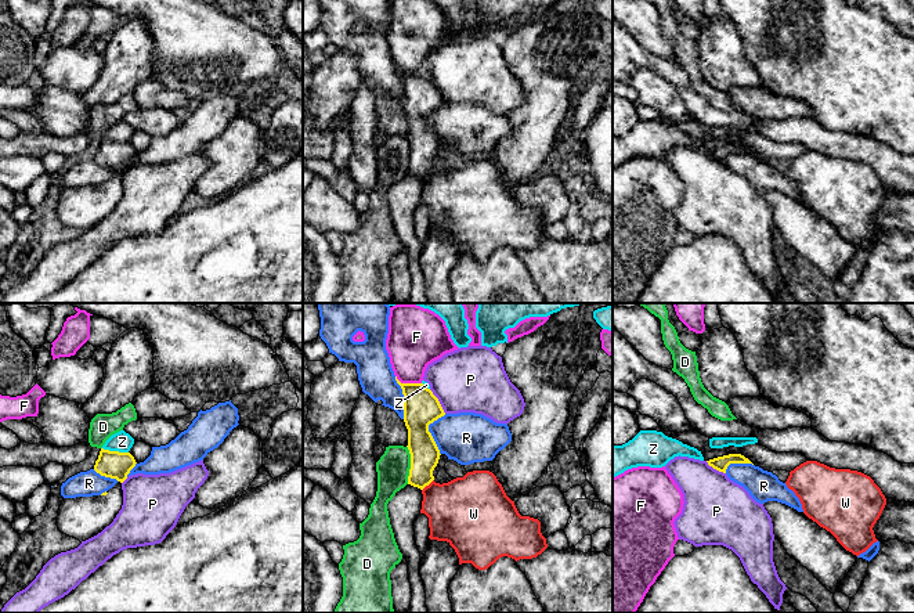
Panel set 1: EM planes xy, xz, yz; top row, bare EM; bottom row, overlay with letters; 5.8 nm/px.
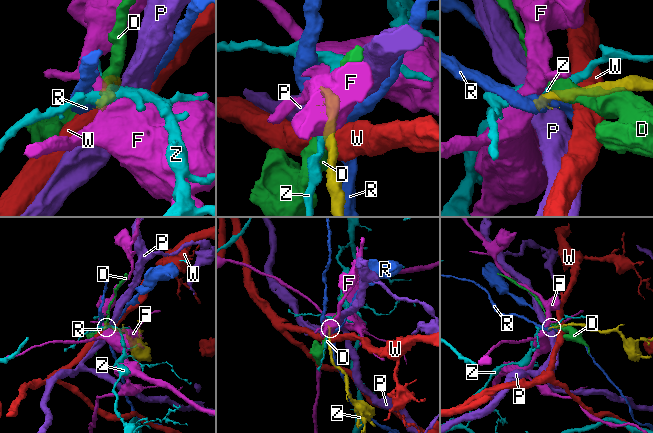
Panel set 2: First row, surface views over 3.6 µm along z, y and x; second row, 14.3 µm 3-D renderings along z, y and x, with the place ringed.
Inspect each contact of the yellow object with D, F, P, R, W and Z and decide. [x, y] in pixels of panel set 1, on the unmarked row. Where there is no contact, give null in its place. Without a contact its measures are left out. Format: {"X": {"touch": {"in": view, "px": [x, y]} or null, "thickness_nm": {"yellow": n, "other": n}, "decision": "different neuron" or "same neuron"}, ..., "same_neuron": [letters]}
{"D": {"touch": {"in": "xz", "px": [411, 155]}, "thickness_nm": {"yellow": 170, "other": 190}, "decision": "different neuron"}, "F": {"touch": {"in": "xz", "px": [408, 74]}, "thickness_nm": {"yellow": 200, "other": 320}, "decision": "different neuron"}, "P": {"touch": {"in": "xz", "px": [439, 92]}, "thickness_nm": {"yellow": 200, "other": 380}, "decision": "different neuron"}, "R": {"touch": {"in": "xz", "px": [429, 122]}, "thickness_nm": {"yellow": 200, "other": 300}, "decision": "different neuron"}, "W": {"touch": {"in": "xz", "px": [427, 175]}, "thickness_nm": {"yellow": 170, "other": 380}, "decision": "different neuron"}, "Z": {"touch": {"in": "xy", "px": [115, 141]}, "thickness_nm": {"yellow": 160, "other": 120}, "decision": "different neuron"}, "same_neuron": []}

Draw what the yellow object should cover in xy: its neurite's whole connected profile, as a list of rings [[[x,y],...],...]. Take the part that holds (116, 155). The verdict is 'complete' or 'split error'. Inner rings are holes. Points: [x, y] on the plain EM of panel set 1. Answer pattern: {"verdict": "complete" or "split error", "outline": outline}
{"verdict": "split error", "outline": [[[101,138],[94,161],[118,173],[101,185],[64,188],[57,206],[59,221],[82,232],[109,216],[123,195],[122,173],[136,154],[130,143]]]}

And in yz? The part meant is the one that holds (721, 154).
{"verdict": "complete", "outline": [[[729,144],[707,151],[714,159],[726,163],[730,154],[752,154],[748,148],[741,144]]]}

